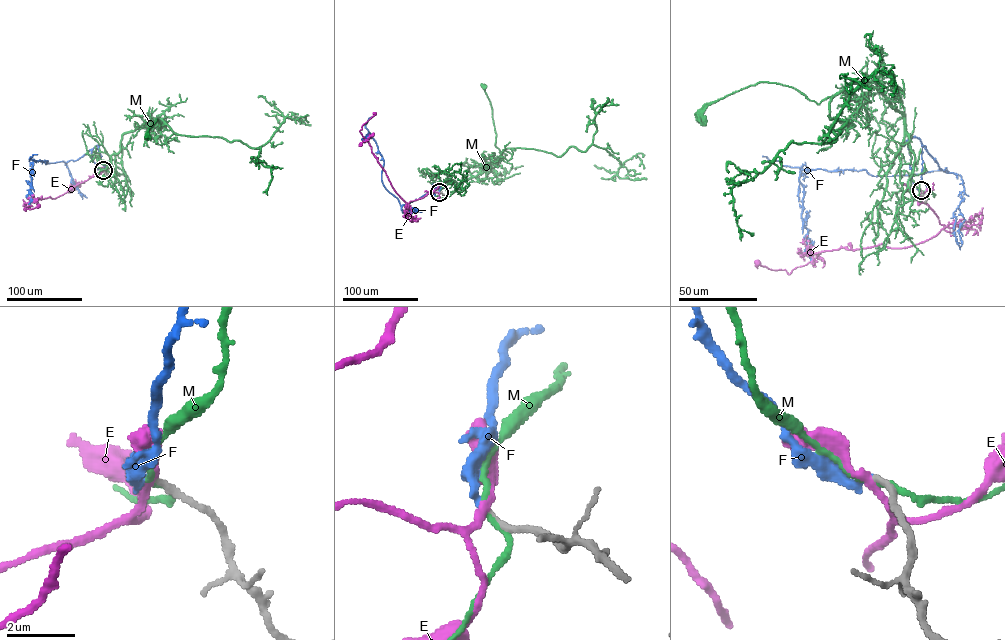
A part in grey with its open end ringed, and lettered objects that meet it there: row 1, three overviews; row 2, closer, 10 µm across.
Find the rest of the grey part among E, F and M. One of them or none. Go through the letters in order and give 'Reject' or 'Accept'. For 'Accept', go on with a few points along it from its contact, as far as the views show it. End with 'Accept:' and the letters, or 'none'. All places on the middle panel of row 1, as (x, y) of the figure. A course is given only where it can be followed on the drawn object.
E: Reject
F: Accept. Its course: (439, 192), (434, 185), (431, 192), (401, 206), (383, 183), (384, 160), (375, 141), (369, 133), (364, 141)
M: Reject
Accept: F

